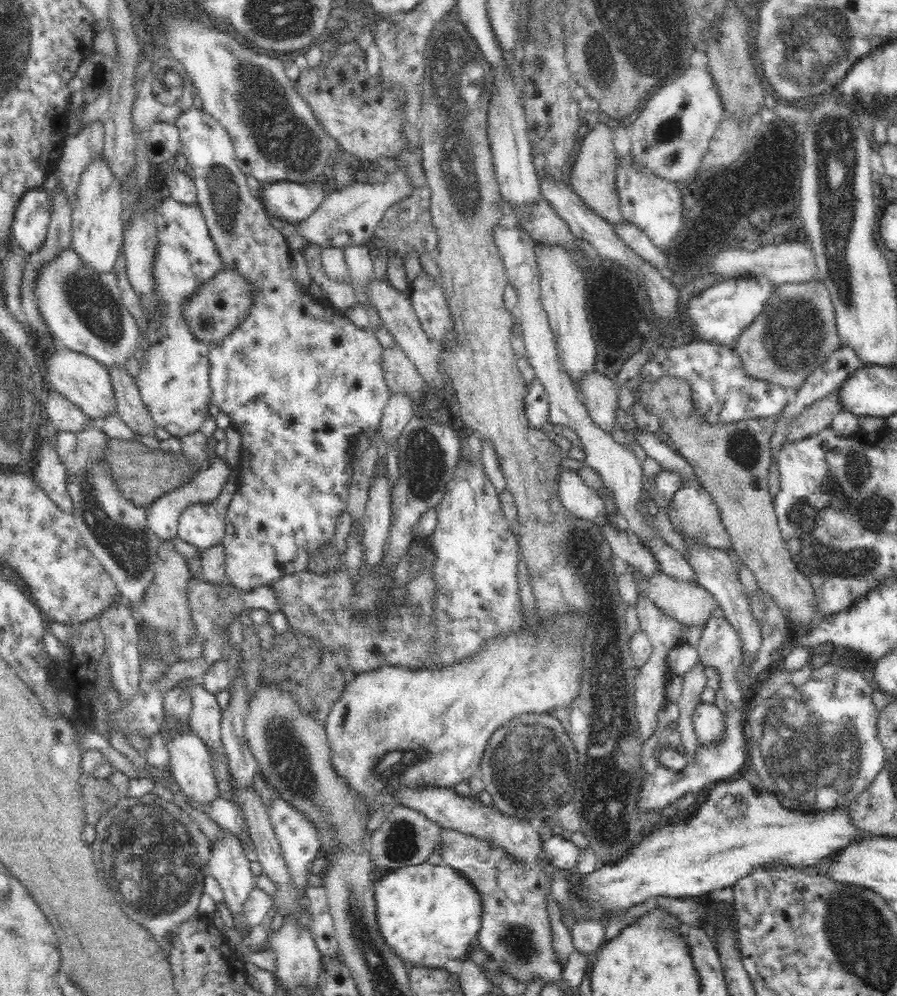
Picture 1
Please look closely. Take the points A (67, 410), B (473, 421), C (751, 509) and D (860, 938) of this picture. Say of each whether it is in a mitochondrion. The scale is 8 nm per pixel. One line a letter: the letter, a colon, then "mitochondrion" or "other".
A: other
B: other
C: other
D: mitochondrion

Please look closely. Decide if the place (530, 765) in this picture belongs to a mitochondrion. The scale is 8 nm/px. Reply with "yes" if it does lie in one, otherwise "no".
yes

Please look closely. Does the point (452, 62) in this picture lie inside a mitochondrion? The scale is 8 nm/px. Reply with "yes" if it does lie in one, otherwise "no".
yes

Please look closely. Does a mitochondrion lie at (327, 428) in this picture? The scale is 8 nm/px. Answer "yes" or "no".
no

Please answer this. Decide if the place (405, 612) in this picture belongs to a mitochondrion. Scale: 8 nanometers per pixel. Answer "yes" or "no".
yes

